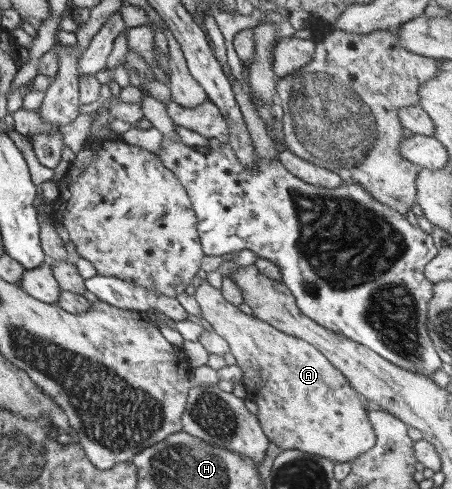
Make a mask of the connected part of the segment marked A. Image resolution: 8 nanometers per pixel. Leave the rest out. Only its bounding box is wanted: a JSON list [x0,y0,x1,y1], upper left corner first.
[189,279,374,463]

